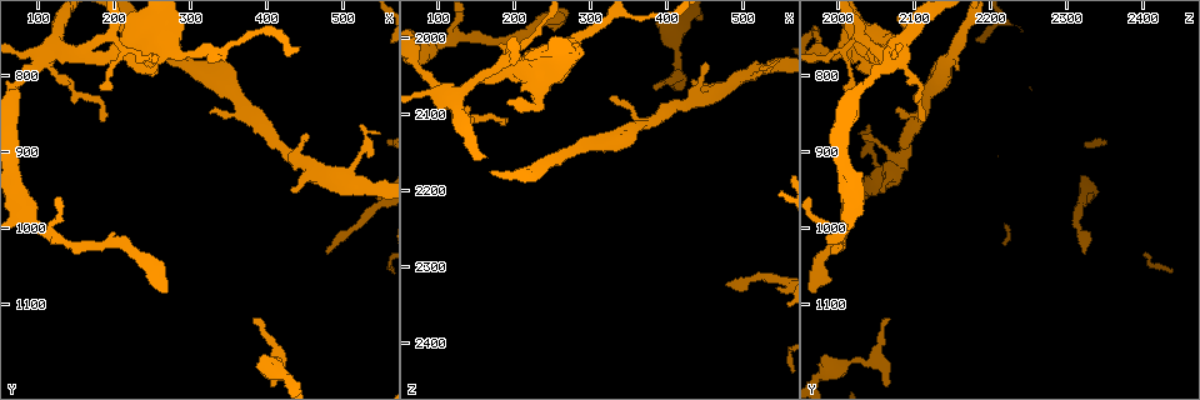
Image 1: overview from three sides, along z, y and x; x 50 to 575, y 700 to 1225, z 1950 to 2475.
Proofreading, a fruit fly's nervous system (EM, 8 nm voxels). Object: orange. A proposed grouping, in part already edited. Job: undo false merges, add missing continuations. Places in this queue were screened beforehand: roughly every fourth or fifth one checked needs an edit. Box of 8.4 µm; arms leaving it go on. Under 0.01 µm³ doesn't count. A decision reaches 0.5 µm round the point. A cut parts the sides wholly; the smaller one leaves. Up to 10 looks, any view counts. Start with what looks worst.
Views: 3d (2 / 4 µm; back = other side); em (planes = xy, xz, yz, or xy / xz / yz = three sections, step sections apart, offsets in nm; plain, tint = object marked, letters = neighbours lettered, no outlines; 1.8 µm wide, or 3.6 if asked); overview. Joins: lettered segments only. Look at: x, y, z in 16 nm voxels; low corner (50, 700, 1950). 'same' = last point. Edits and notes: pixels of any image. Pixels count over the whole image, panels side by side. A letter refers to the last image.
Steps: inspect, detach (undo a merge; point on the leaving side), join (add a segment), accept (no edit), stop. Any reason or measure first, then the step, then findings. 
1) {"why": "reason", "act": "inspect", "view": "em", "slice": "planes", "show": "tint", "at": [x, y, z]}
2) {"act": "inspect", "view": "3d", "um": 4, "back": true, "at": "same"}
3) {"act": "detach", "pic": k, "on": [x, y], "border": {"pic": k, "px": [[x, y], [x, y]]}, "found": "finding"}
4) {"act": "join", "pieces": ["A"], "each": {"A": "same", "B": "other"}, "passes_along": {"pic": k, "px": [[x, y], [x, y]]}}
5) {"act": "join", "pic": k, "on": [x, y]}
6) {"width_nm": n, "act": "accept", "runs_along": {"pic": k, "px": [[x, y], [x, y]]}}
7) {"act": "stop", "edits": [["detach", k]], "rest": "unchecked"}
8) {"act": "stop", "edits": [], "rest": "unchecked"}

{"why": "thin arm on a thick one", "act": "inspect", "view": "em", "um": 3.6, "slice": "xy", "step": 8, "show": "tint", "at": [240, 750, 2035]}

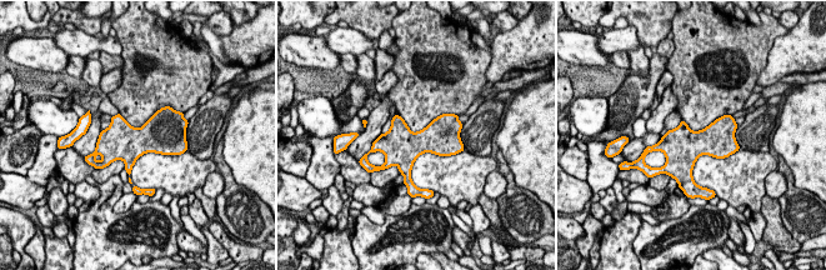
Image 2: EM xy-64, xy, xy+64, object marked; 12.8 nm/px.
{"act": "inspect", "view": "em", "um": 3.6, "slice": "planes", "show": "letters", "at": "same"}

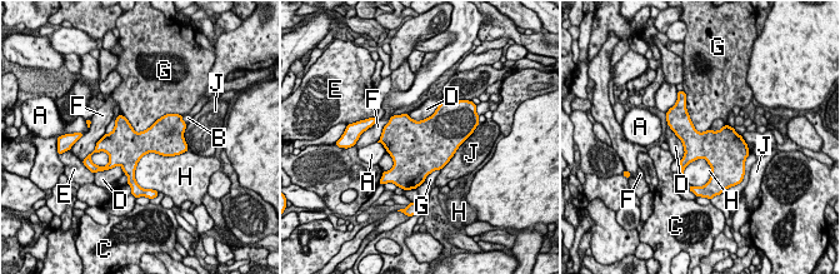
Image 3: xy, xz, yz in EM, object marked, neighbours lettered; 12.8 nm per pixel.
{"width_nm": 380, "act": "accept", "each": {"A": "other", "B": "other", "C": "other", "D": "other", "E": "other", "F": "other", "G": "other", "H": "other", "J": "other"}, "border": {"pic": 3, "px": [[174, 113], [140, 131], [121, 115]]}, "found": "continuous, no second cell"}

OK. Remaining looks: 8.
{"why": "abrupt turn", "act": "inspect", "view": "em", "slice": "xz", "step": 16, "show": "letters", "at": [415, 1175, 2050]}

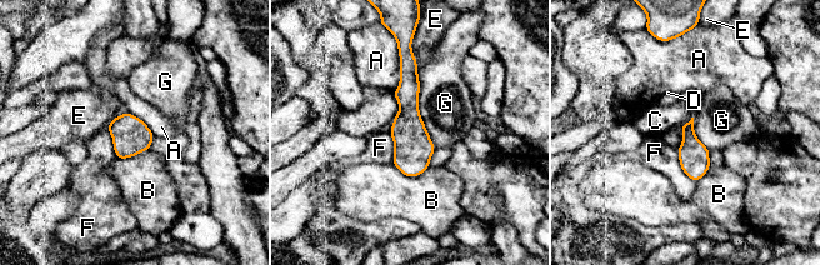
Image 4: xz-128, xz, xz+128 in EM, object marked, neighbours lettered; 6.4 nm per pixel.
{"act": "inspect", "view": "em", "slice": "planes", "show": "letters", "at": "same"}

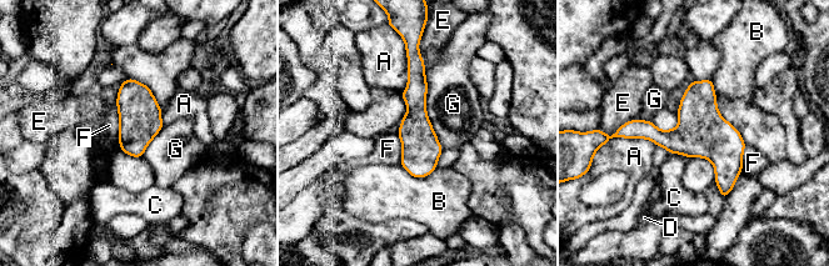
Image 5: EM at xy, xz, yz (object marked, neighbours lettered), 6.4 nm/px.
{"longest_contact_nm": ["G", 500], "act": "accept", "each": {"A": "other", "B": "other", "C": "other", "D": "other", "E": "other", "F": "other", "G": "other"}, "found": "one cell here"}

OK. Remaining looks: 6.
{"why": "sudden change in width", "act": "inspect", "view": "3d", "um": 2, "at": [515, 1000, 2315]}

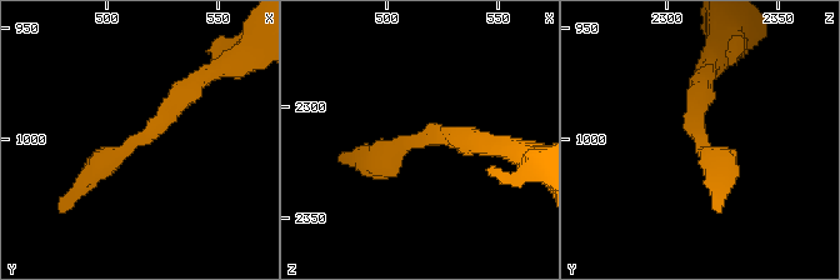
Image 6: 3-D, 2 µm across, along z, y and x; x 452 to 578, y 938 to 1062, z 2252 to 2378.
{"act": "inspect", "view": "em", "slice": "xz", "step": 16, "show": "tint", "at": [512, 1001, 2314]}

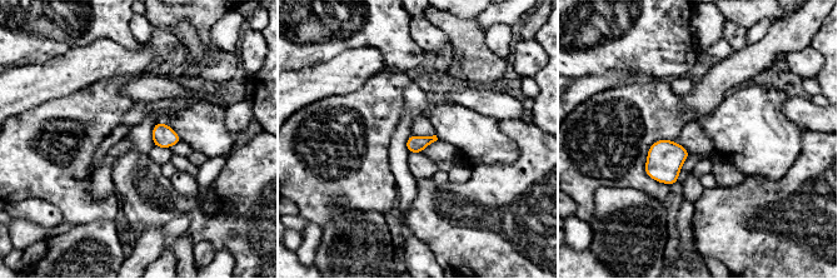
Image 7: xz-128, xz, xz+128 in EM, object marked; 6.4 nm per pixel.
{"why": "another direction", "act": "inspect", "view": "em", "slice": "planes", "show": "letters", "at": "same"}

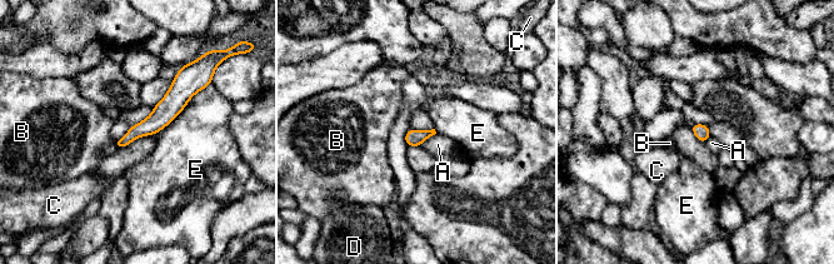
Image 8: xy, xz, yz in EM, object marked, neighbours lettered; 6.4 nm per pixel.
{"act": "accept", "each": {"A": "other", "B": "other", "C": "other", "D": "other", "E": "other"}, "found": "continuous, no second cell"}

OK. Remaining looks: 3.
{"why": "branch stops here", "act": "inspect", "view": "3d", "um": 4, "at": [430, 945, 2060]}

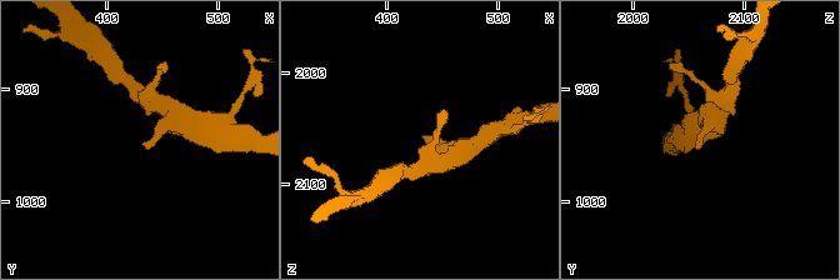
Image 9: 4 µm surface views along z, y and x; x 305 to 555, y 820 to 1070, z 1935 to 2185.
{"why": "need the tissue", "act": "inspect", "view": "em", "slice": "planes", "show": "tint", "at": [432, 952, 2056]}

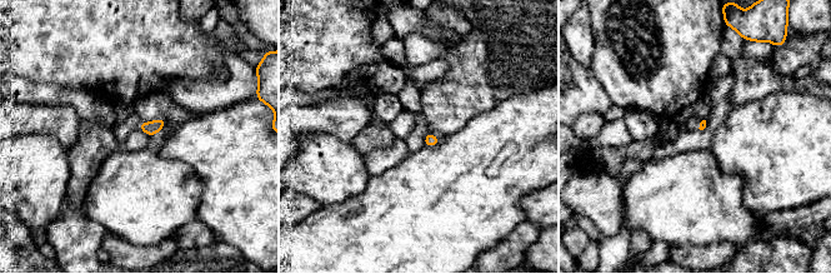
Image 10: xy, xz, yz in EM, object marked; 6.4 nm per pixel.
{"act": "inspect", "view": "em", "slice": "planes", "show": "letters", "at": "same"}

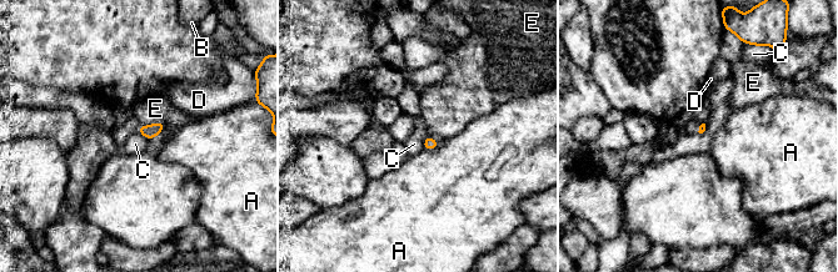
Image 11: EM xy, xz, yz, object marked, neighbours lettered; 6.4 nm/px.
{"act": "accept", "each": {"A": "other", "B": "other", "C": "other", "D": "other", "E": "other"}, "border": {"pic": 11, "px": [[428, 135], [423, 149]]}, "found": "no lettered segment goes on from it"}

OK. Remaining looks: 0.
{"act": "stop", "edits": [], "rest": "unchecked"}

